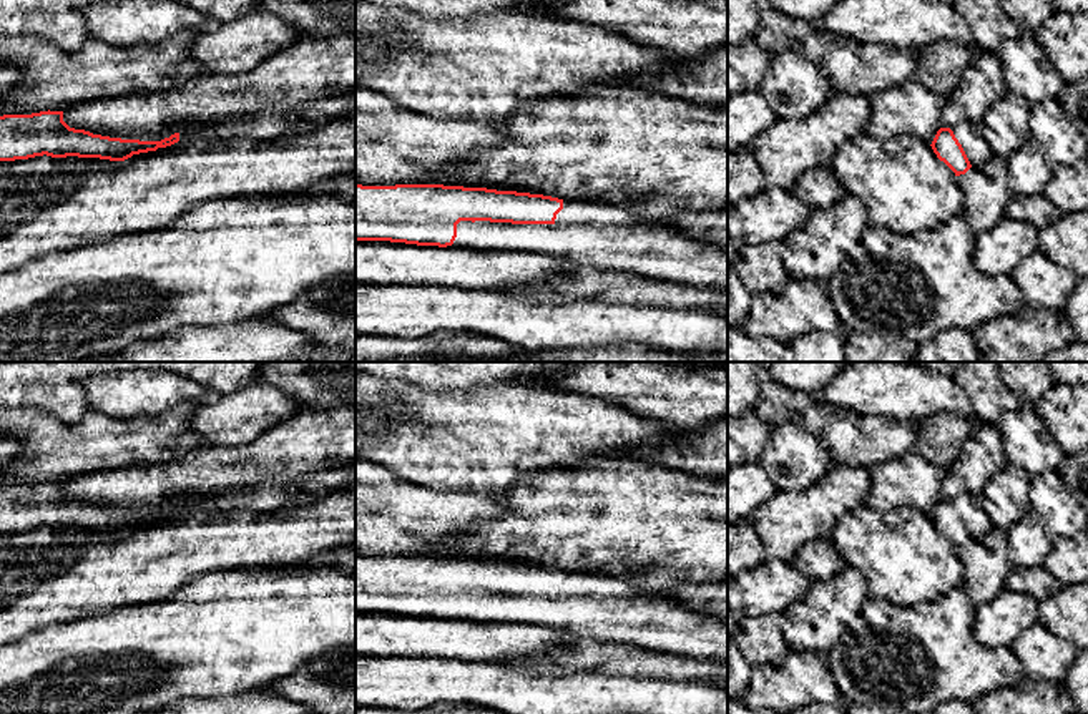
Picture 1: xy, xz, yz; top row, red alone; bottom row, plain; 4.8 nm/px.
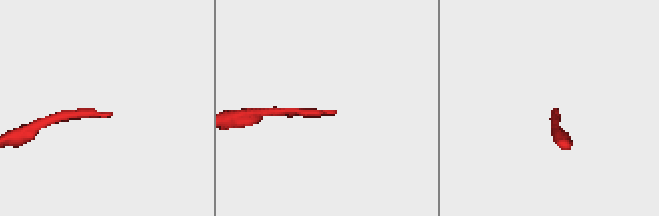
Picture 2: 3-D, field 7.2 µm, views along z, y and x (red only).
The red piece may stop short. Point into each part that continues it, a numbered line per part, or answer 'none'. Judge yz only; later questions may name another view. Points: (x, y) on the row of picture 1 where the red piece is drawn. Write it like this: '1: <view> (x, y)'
1: yz (977, 150)

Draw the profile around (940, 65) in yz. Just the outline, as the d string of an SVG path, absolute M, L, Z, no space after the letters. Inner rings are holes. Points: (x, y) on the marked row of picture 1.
M939 40L915 51L915 78L932 93L948 96L958 85L973 50L960 42Z

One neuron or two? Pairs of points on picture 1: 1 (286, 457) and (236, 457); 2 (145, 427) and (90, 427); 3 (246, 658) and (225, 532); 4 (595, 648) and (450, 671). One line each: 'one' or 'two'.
1: one
2: one
3: two
4: two

